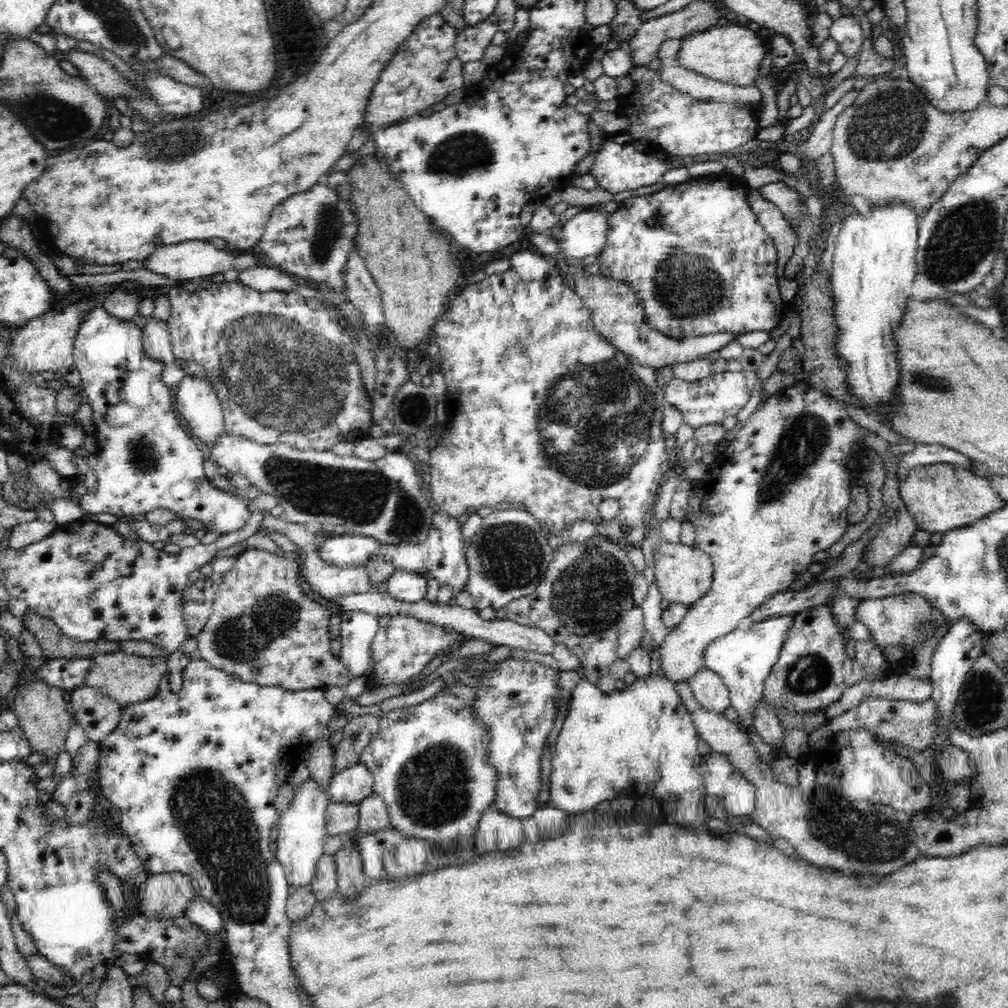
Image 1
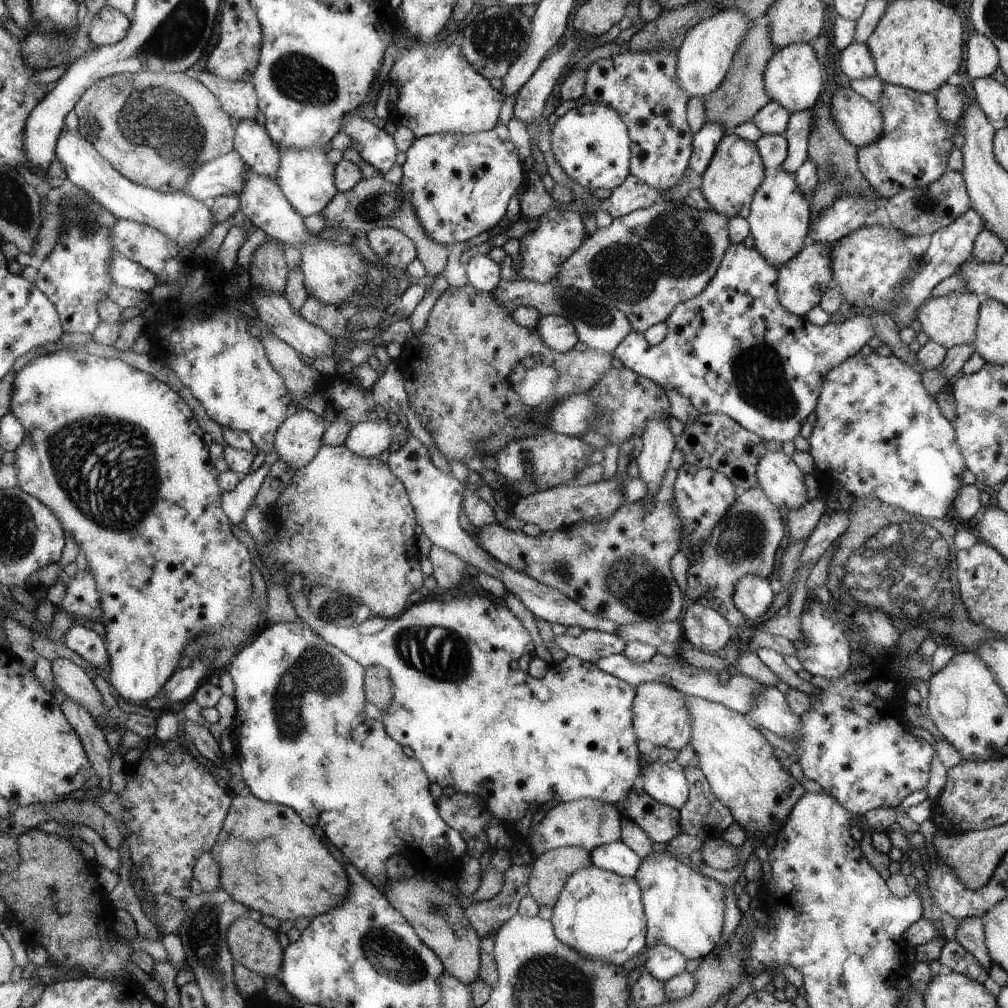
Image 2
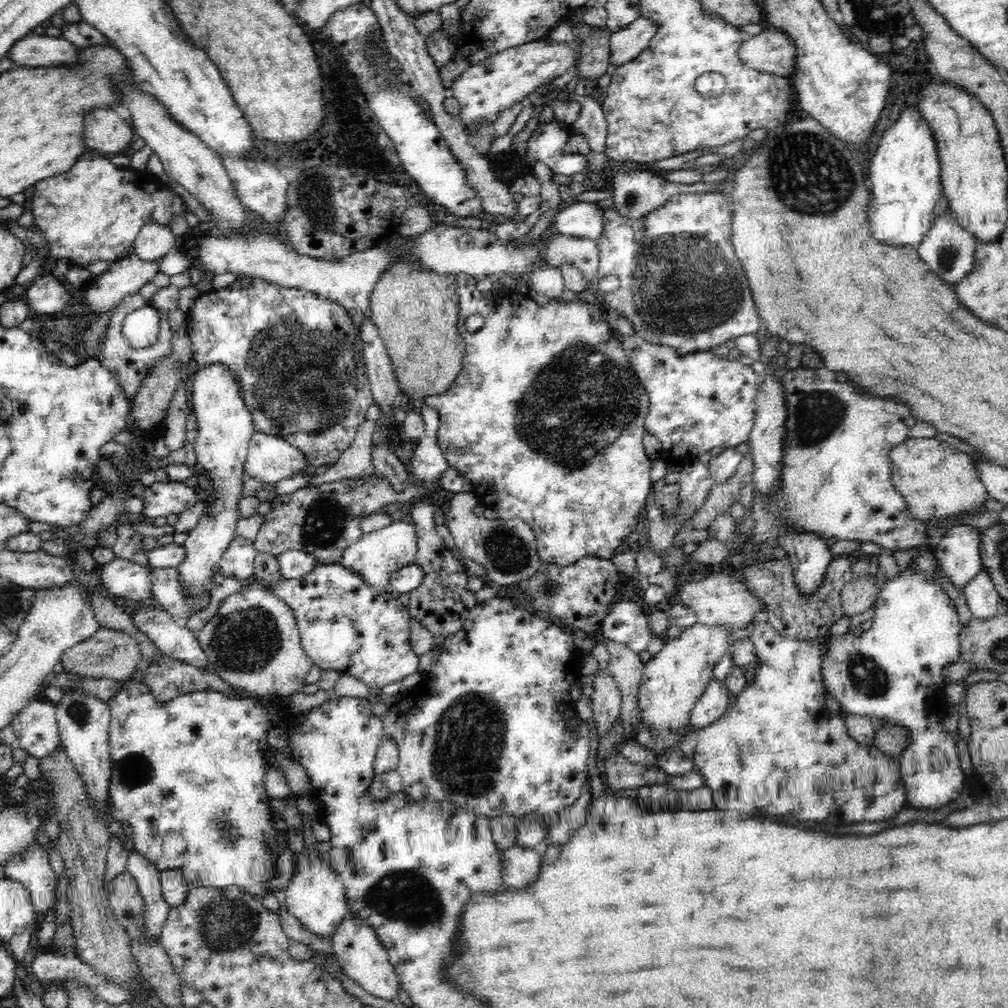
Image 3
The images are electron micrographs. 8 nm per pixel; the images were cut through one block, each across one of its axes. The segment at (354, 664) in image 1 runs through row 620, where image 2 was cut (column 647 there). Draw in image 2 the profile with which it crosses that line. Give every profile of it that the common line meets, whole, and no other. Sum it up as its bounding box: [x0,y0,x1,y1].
[612,243,875,444]

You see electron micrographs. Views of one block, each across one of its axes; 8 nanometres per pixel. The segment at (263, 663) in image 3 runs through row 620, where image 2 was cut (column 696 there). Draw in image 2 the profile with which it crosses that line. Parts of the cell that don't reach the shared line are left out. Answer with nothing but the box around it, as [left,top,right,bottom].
[554,201,732,333]

